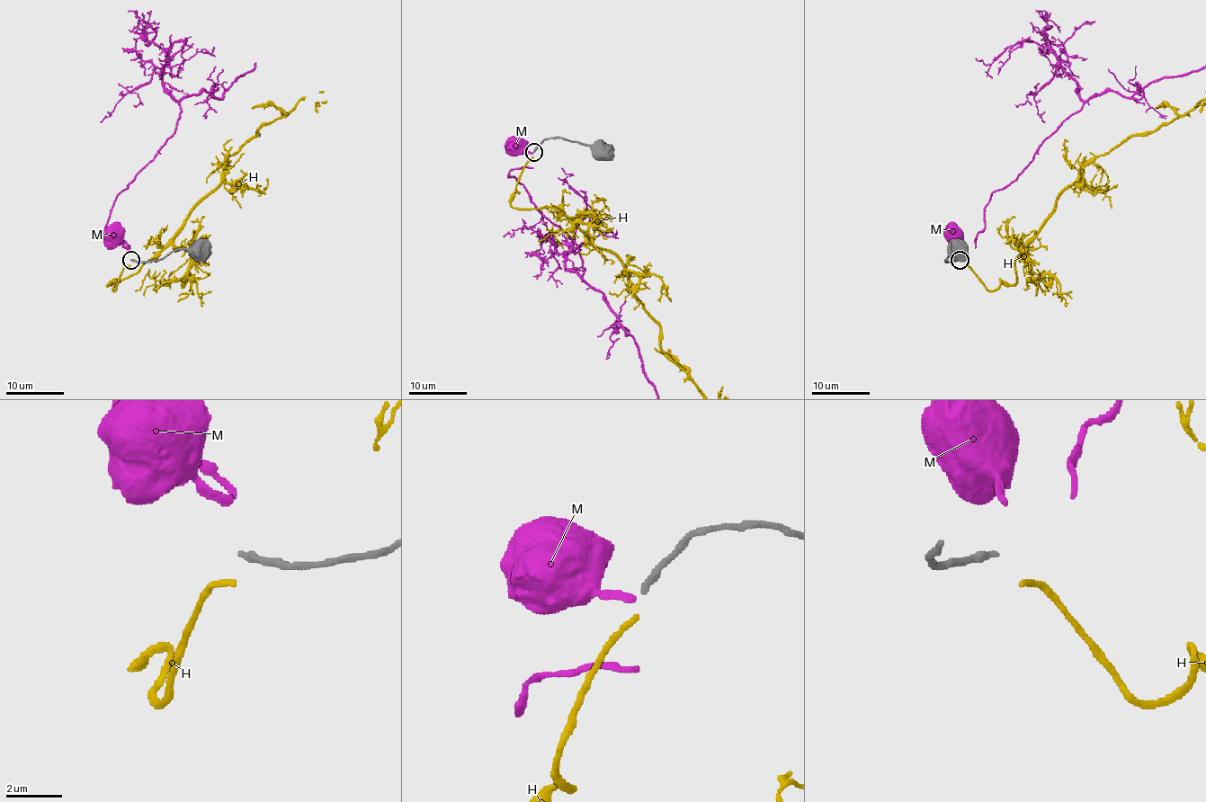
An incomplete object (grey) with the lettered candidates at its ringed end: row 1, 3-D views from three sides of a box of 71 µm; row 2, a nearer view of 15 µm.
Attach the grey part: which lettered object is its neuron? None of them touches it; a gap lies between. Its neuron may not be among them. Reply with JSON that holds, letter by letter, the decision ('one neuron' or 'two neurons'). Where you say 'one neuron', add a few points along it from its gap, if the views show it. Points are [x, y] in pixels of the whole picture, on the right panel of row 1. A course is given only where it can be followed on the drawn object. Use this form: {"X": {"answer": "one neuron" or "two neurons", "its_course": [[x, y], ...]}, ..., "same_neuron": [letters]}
{"H": {"answer": "one neuron"}, "M": {"answer": "two neurons"}, "same_neuron": ["H"]}

